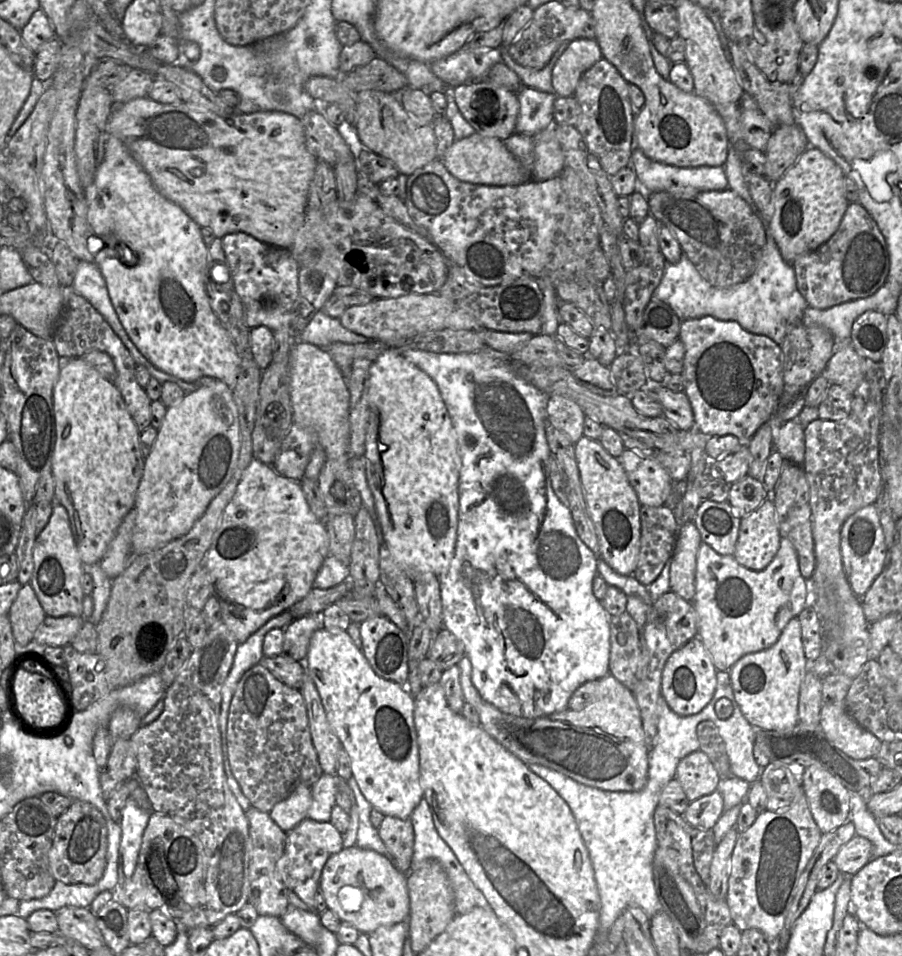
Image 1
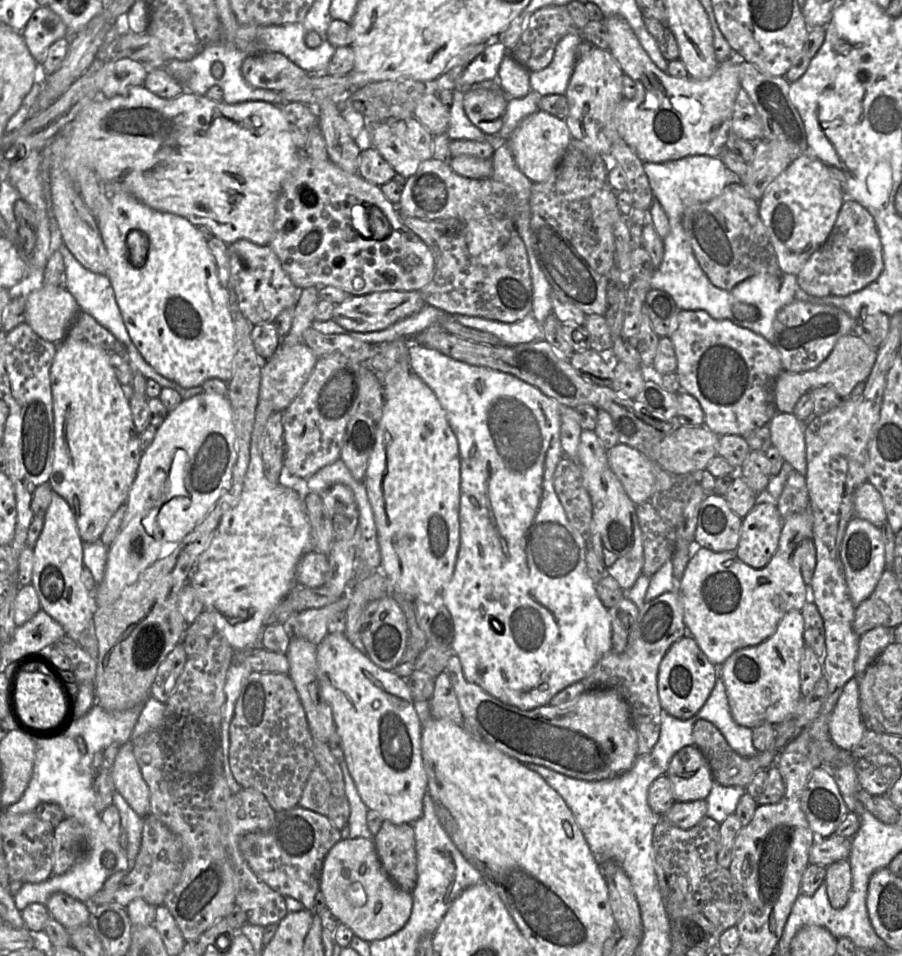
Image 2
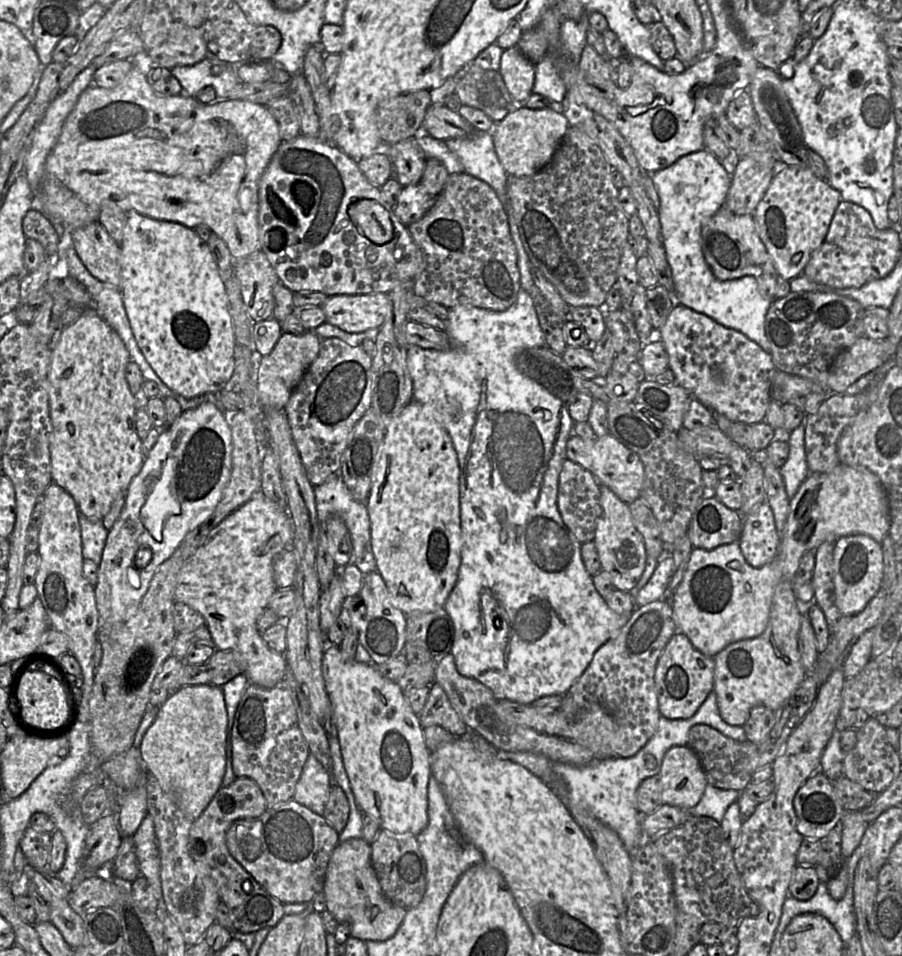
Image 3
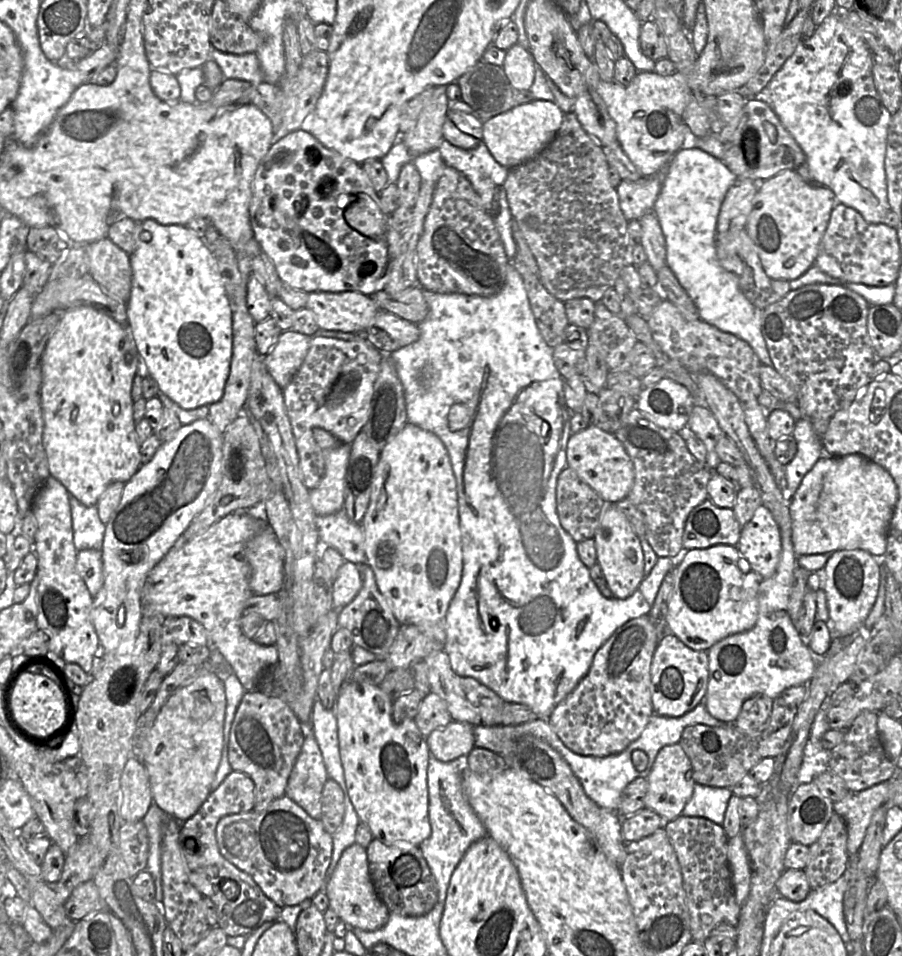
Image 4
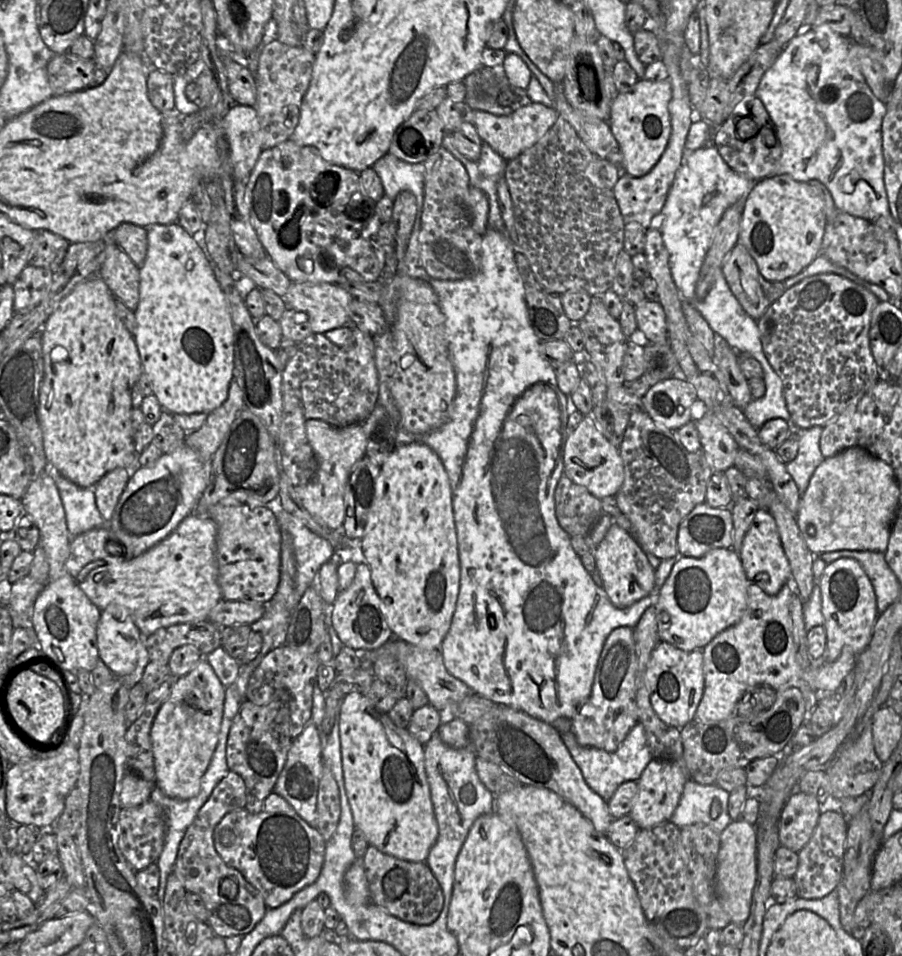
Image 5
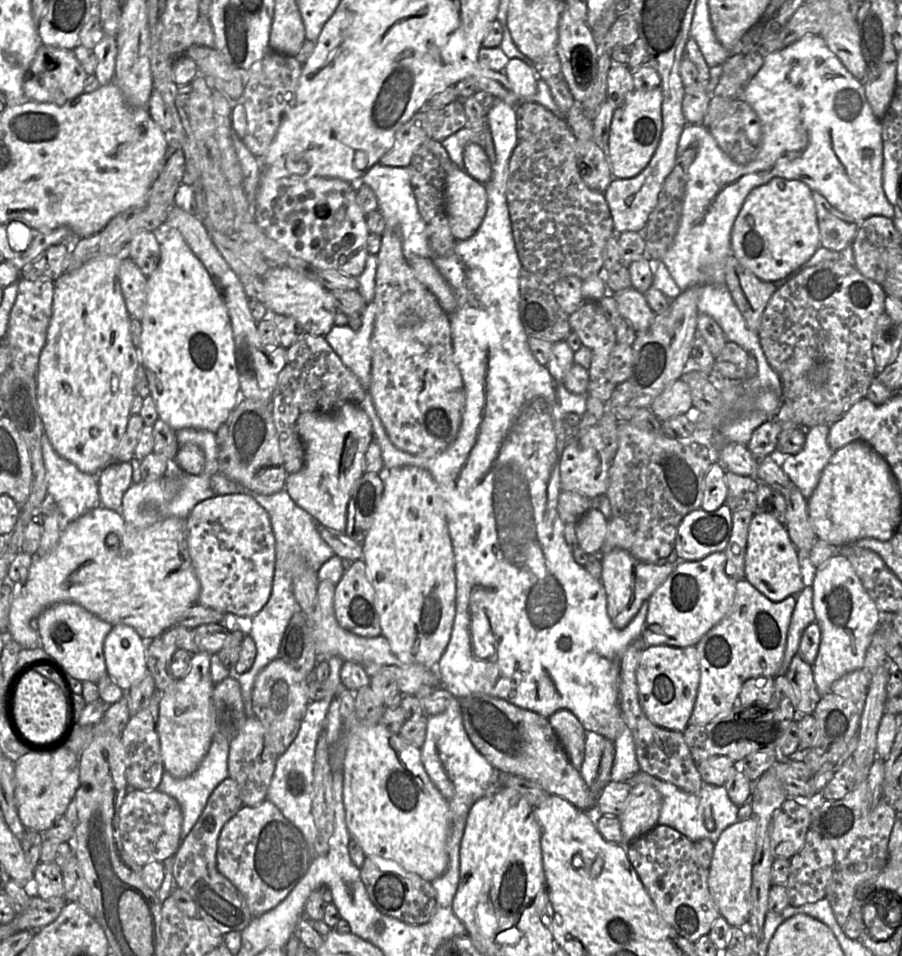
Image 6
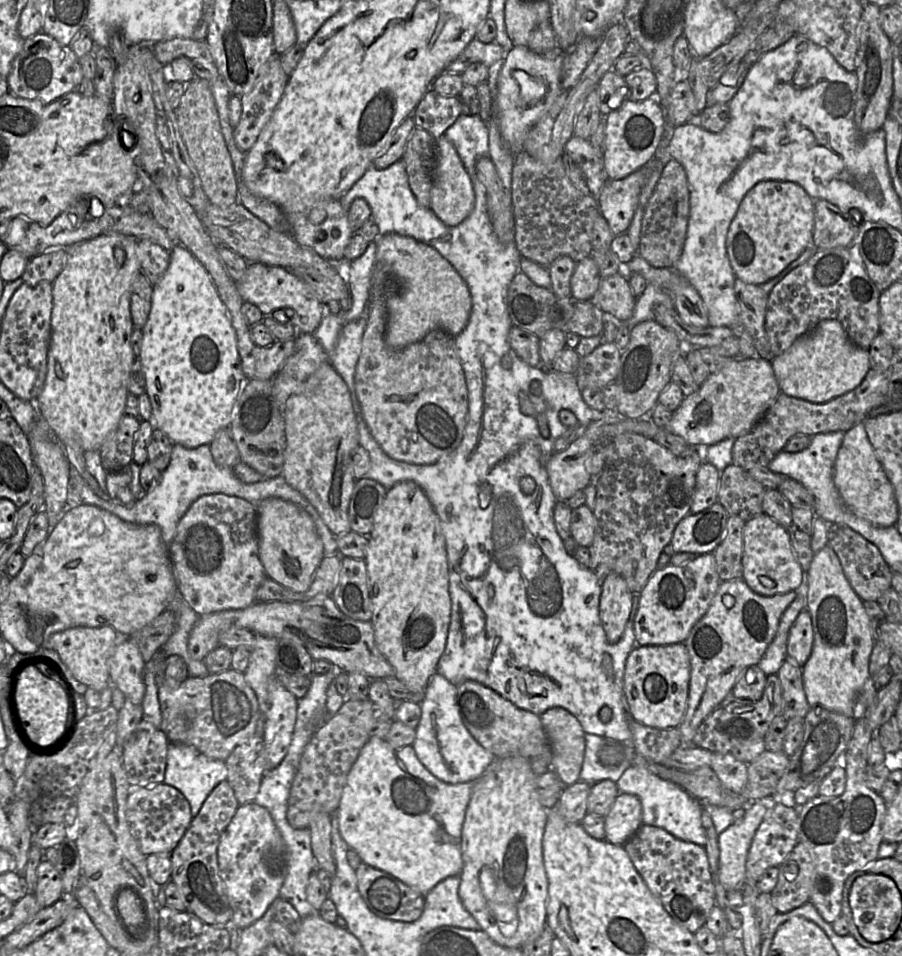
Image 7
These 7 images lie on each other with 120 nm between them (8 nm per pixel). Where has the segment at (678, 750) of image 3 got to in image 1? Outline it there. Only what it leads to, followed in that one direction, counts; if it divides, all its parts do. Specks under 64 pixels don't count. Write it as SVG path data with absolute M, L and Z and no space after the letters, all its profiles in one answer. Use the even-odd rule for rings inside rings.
M701 750L681 759L676 778L690 802L716 791L721 779L707 754Z

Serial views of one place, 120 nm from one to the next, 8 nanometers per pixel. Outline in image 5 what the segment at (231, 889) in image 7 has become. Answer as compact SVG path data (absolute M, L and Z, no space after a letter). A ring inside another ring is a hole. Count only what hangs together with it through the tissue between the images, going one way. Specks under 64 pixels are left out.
M272 792L259 814L253 815L245 808L227 813L216 825L214 846L223 861L240 871L262 895L268 908L276 908L288 901L296 892L312 884L320 874L325 855L326 841L317 828L304 821L290 804Z

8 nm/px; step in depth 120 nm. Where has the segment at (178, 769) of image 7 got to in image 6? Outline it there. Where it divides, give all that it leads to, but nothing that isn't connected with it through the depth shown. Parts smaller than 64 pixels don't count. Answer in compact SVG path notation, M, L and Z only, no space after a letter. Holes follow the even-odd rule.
M217 734L213 738L207 754L194 773L185 778L176 778L167 771L163 773L158 790L173 797L180 804L183 815L181 842L186 838L196 824L212 792L222 781L229 777L229 747L230 742L224 736Z

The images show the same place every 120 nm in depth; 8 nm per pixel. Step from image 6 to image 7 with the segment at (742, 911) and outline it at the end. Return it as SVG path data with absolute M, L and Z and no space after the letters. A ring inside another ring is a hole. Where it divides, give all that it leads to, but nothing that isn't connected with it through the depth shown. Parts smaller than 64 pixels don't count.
M773 797L755 800L742 821L736 821L719 835L717 880L726 890L742 890L746 859L754 835L776 802Z

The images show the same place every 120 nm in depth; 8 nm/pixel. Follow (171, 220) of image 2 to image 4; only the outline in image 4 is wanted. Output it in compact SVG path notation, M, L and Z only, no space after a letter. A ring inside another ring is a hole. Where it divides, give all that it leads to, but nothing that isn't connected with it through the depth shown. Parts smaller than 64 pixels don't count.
M147 219L137 222L135 240L135 251L129 255L132 267L132 288L130 299L127 302L127 328L134 339L138 353L145 361L148 375L157 383L162 393L183 409L191 410L218 402L224 394L225 385L230 373L233 355L233 335L231 305L223 286L215 257L203 238L199 238L187 226L162 225L153 219Z

